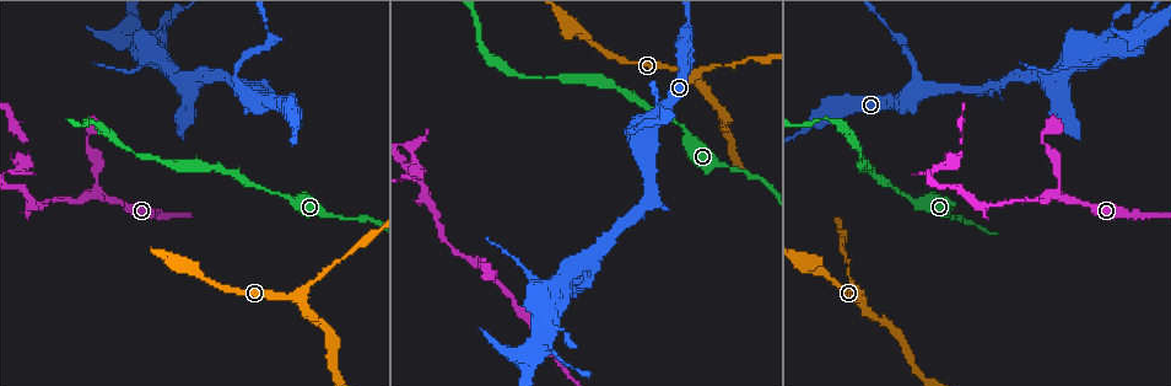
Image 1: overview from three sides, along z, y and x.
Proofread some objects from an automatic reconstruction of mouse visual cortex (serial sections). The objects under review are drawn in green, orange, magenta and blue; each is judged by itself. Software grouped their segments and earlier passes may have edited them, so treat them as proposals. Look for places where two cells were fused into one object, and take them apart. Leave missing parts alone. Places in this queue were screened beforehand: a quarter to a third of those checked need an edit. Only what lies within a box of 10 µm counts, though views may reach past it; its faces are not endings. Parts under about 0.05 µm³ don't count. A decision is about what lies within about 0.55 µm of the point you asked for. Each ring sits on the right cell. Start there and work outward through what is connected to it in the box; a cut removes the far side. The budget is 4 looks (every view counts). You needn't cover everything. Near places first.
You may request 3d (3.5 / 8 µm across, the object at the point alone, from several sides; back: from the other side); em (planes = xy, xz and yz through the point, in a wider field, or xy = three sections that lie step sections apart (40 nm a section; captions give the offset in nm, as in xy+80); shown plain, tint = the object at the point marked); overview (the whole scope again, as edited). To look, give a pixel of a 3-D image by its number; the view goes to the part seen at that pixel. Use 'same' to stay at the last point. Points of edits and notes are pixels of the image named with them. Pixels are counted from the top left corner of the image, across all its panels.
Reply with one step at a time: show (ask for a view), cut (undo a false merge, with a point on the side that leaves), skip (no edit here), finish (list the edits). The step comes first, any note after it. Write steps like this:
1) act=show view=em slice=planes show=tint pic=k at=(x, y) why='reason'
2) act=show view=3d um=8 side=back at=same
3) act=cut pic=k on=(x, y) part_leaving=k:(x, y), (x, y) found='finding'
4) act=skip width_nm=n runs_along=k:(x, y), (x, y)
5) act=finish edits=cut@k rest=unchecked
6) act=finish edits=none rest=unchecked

act=show view=em slice=xy step=3 show=tint pic=1 at=(542, 348) why='sharp bend'

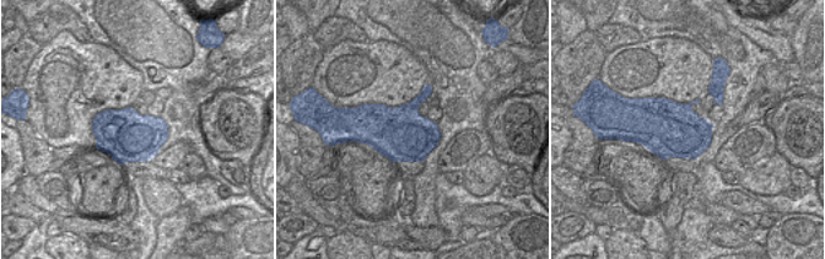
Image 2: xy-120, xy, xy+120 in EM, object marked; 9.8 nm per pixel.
act=show view=3d um=3.5 at=same

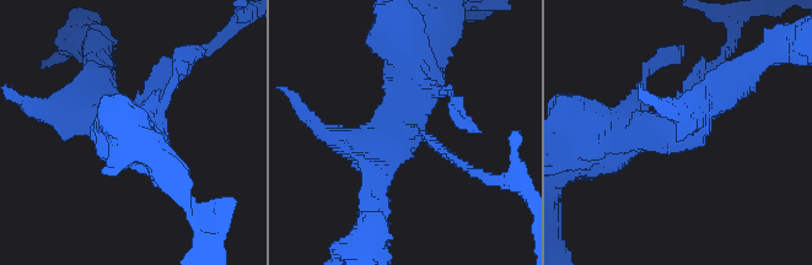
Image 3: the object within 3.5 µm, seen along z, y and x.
act=cut pic=3 on=(709, 65) width_nm=550 part_leaving=3:(420, 131), (473, 172), (507, 182) found='a second cell is stuck on'

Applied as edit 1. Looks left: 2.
act=show view=3d um=3.5 pic=1 at=(23, 154) why='a narrow waist'

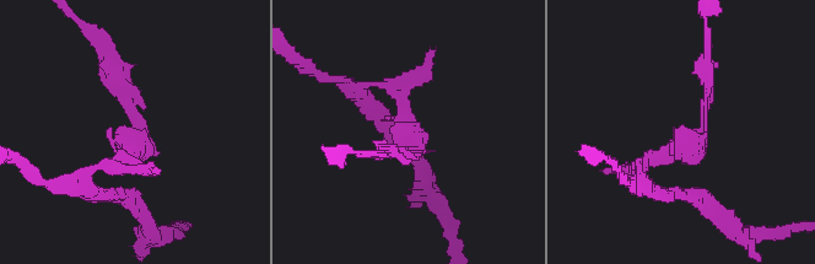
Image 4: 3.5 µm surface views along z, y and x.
act=show view=em slice=xy step=2 show=tint pic=4 at=(134, 119) arm_widths_nm=150,200

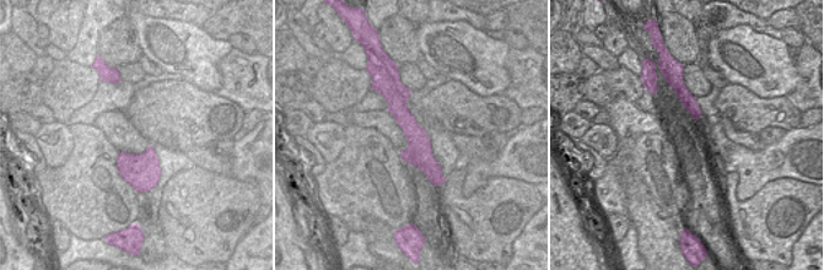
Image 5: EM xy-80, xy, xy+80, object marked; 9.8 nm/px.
act=cut pic=4 on=(123, 90) part_leaving=4:(131, 125), (131, 87), (86, 27) found='two cells meet here'

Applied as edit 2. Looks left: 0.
act=finish edits=cut@3,cut@4 rest=unchecked

